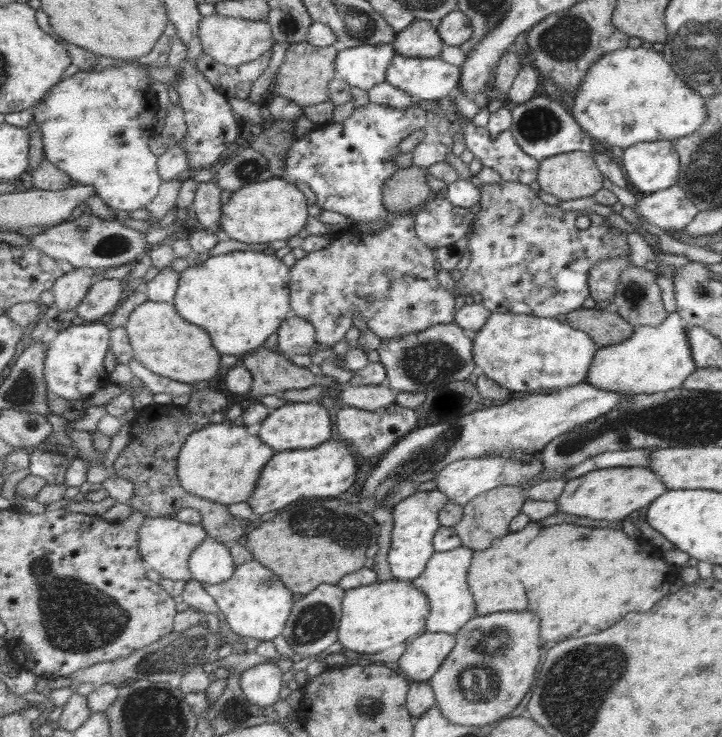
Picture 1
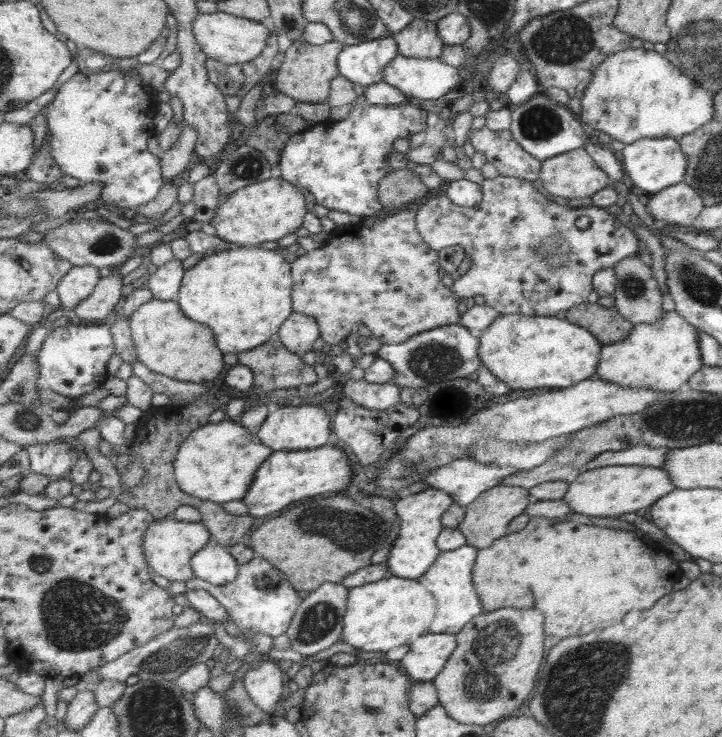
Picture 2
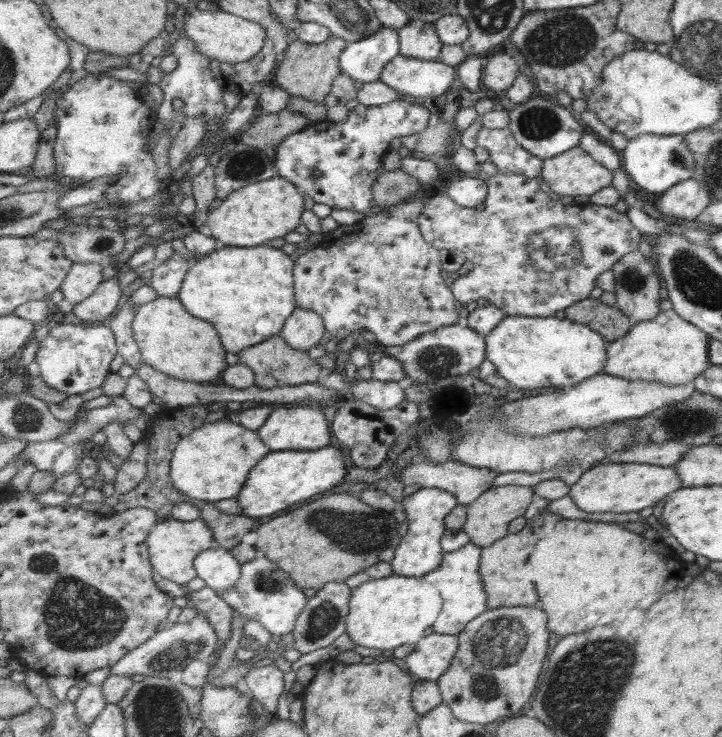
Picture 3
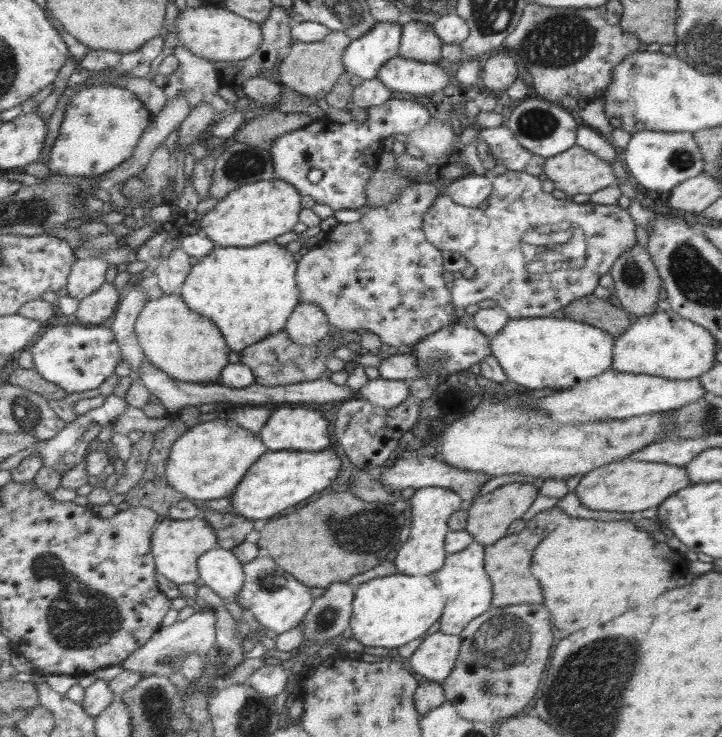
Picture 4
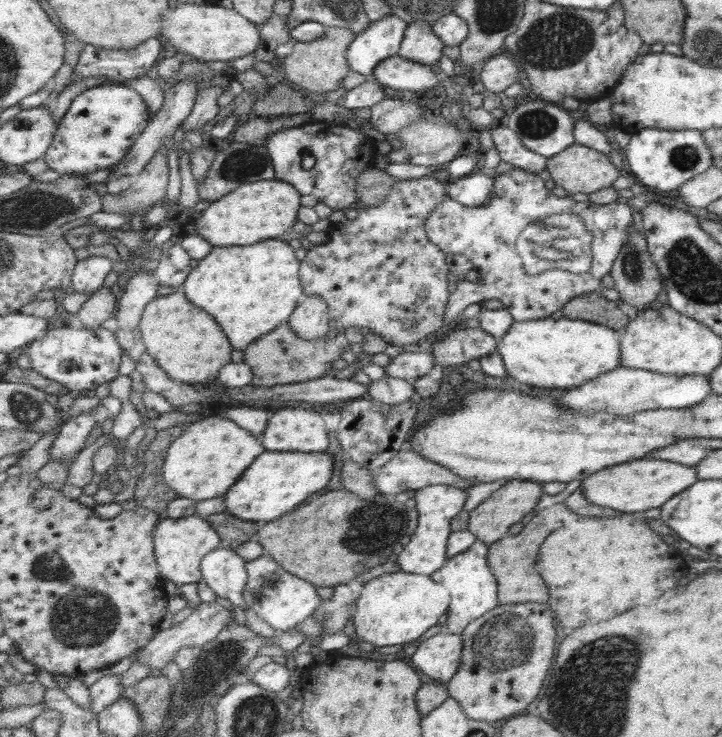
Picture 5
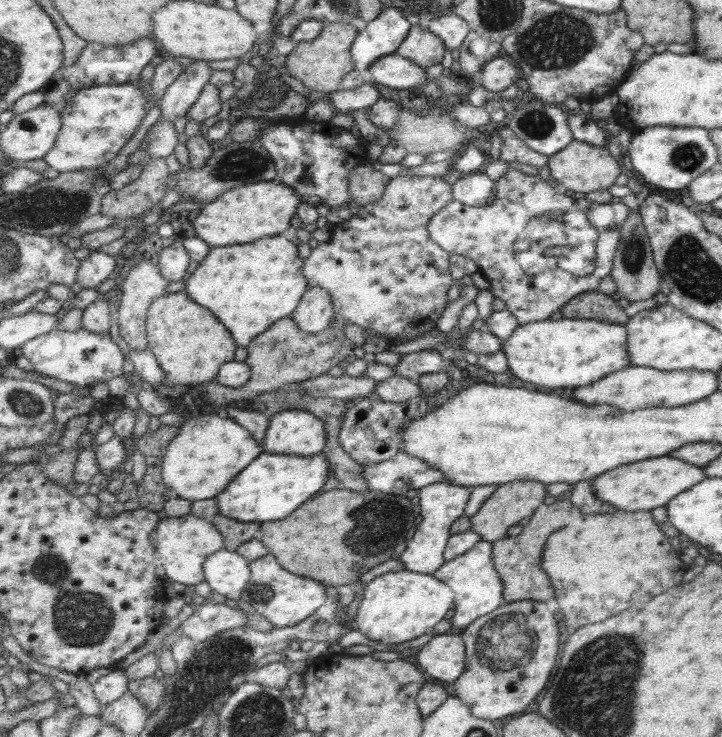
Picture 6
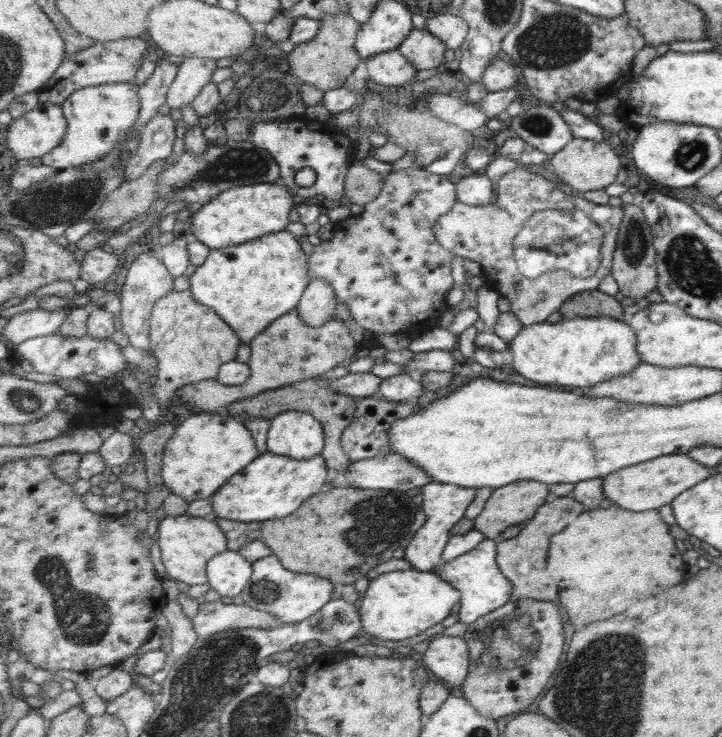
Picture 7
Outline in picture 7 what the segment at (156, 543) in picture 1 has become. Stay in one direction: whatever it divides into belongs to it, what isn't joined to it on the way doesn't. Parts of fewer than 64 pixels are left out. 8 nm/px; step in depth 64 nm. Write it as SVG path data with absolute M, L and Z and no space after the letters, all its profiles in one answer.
M189 513L181 516L161 516L158 525L158 546L160 547L162 564L166 568L166 576L173 581L181 581L189 586L209 584L208 562L221 552L228 550L228 538L214 517L194 517Z

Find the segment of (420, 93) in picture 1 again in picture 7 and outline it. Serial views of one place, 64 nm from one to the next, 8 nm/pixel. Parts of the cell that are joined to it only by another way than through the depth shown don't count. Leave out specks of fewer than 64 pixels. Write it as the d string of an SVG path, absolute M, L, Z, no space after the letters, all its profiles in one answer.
M398 49L365 60L369 78L383 86L407 86L417 78L417 68Z

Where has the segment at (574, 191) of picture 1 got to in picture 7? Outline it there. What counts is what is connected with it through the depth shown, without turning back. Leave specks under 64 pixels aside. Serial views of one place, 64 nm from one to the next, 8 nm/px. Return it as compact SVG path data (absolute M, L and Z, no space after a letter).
M573 137L568 144L554 152L553 156L549 158L553 174L567 186L577 190L579 194L604 189L615 180L621 168L618 152L611 149L608 143L607 139L593 142Z

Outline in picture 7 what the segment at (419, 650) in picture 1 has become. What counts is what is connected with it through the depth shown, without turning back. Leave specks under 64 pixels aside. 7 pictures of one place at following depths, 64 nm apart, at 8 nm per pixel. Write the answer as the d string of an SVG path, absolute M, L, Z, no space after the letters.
M437 636L424 654L424 667L450 686L463 686L471 671L469 645L462 637Z

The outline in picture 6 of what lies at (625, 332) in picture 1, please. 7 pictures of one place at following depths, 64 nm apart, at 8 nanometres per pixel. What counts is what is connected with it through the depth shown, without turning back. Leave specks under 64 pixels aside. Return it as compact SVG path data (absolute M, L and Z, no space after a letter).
M597 290L585 291L569 299L561 307L559 315L573 320L597 320L621 325L624 325L628 319L623 308L617 305L617 301Z

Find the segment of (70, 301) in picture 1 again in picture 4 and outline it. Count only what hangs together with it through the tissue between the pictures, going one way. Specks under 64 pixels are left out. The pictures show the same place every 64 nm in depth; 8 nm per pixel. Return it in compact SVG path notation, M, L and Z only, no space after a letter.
M101 257L77 259L69 275L68 296L82 301L98 291L105 282L105 274L112 265Z

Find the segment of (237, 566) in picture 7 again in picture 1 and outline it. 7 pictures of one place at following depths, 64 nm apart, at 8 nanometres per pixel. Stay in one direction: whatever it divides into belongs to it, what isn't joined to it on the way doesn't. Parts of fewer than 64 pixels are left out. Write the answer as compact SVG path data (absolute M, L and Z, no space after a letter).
M209 535L189 559L193 580L203 584L222 584L235 576L236 564L230 546Z

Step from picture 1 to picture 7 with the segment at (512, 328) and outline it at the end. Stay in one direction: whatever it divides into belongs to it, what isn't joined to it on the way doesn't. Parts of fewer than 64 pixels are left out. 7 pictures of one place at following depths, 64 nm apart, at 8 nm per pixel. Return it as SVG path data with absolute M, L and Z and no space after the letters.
M608 316L572 317L571 319L557 317L553 322L545 321L529 326L522 325L509 345L512 352L512 364L508 369L515 370L524 379L547 388L562 386L588 388L597 383L607 382L615 376L633 372L632 368L641 363L634 347L634 332L622 320L615 320Z

